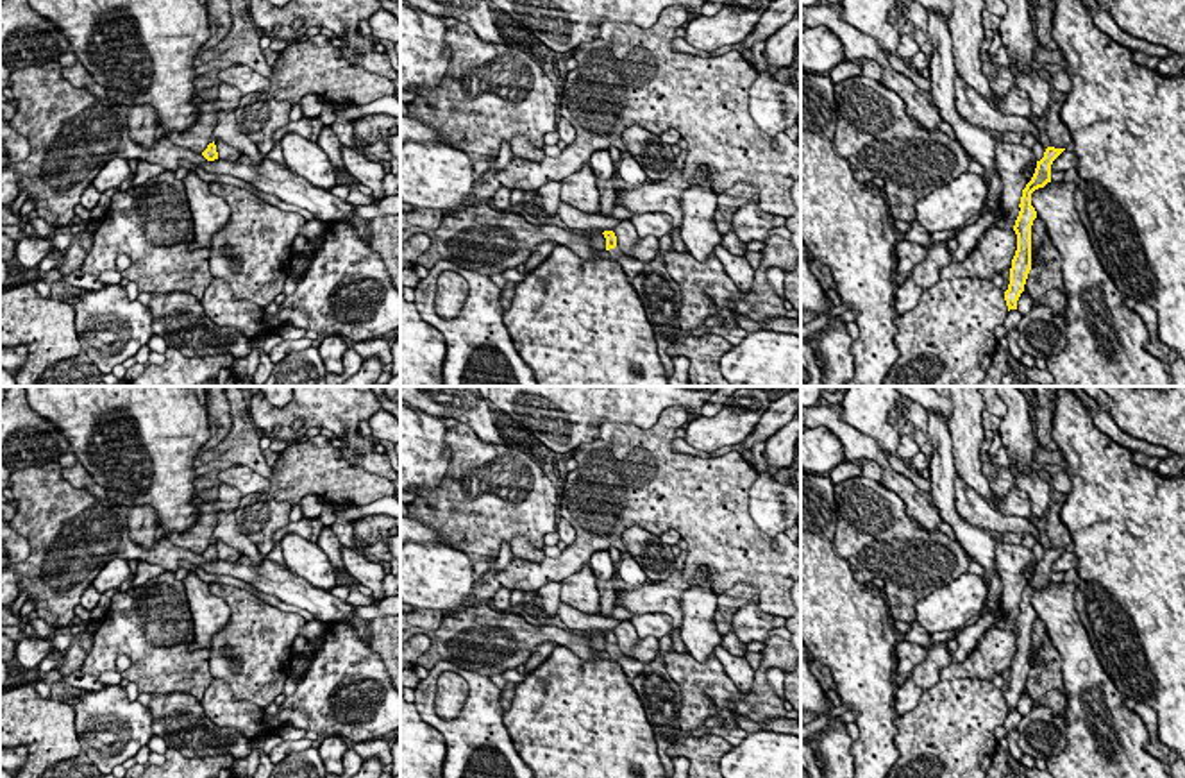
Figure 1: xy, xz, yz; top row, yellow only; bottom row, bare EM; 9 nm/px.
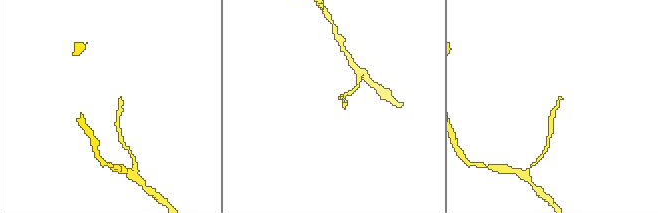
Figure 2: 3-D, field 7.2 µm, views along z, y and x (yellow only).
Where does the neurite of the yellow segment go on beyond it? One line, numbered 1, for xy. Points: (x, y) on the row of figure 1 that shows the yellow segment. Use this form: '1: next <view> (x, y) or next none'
1: next none

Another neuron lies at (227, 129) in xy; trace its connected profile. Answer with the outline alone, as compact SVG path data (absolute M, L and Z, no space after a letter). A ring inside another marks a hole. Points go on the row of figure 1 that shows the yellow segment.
M218 111L218 122L213 131L213 140L220 140L229 147L240 150L240 154L248 156L254 163L261 163L263 156L254 141L250 141L241 131L236 122L234 111Z

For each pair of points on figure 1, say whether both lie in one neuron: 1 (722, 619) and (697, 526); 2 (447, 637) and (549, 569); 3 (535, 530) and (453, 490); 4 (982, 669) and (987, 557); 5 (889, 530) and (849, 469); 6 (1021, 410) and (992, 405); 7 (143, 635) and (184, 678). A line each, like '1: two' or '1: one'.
1: two
2: two
3: one
4: two
5: two
6: two
7: one

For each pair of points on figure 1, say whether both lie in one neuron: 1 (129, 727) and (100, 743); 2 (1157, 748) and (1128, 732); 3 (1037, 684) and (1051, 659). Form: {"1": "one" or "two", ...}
{"1": "one", "2": "two", "3": "one"}

